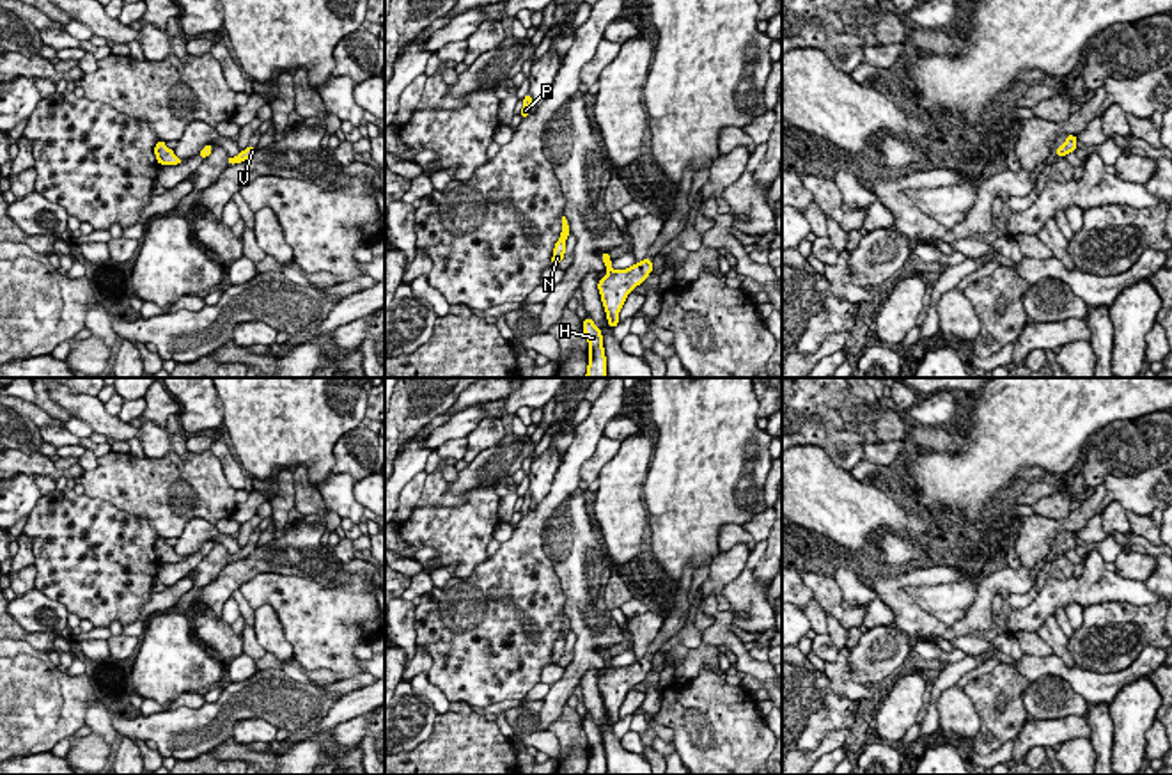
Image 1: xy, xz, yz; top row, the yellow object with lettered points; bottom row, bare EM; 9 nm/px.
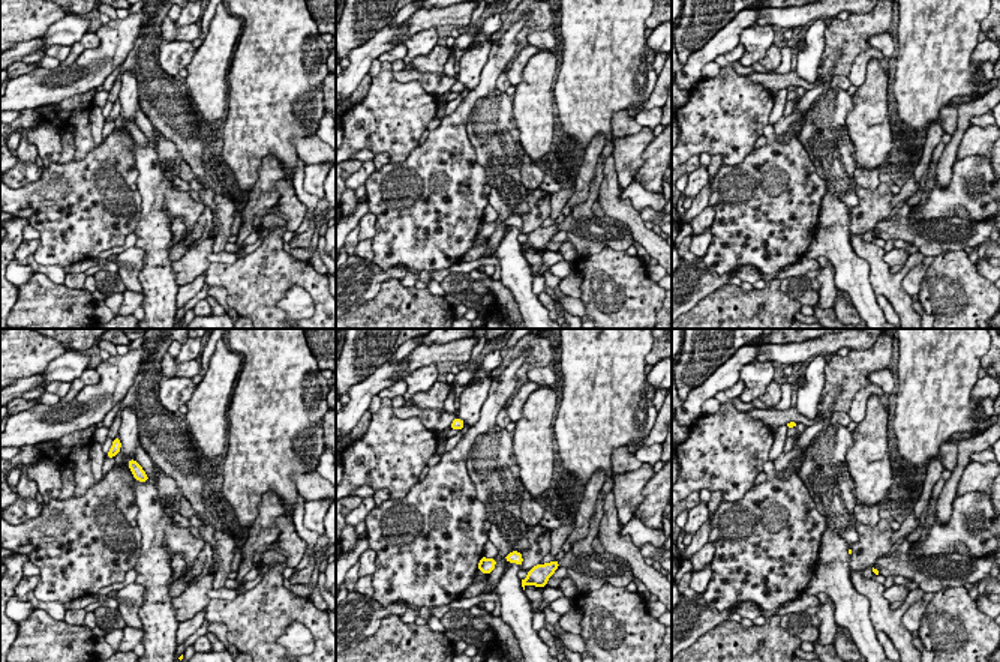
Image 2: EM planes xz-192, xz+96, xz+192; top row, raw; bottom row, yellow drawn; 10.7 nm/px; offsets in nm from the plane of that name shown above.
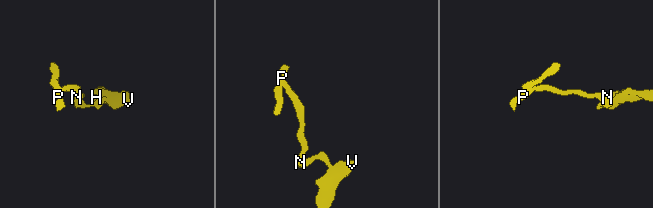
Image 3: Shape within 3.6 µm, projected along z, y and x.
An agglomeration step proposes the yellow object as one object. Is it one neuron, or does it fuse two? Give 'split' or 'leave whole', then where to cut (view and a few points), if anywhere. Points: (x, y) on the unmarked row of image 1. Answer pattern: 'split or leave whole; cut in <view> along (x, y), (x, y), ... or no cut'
leave whole; no cut

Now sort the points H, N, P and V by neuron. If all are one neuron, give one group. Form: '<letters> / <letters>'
H N P V

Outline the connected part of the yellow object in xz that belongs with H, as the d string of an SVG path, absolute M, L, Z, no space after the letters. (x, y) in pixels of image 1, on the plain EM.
M590 715L583 716L583 731L589 740L589 763L585 775L606 775L606 754L603 731Z

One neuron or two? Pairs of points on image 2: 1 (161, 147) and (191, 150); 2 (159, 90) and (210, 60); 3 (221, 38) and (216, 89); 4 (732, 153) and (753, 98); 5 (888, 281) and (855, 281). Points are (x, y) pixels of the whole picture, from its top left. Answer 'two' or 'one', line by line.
1: two
2: one
3: one
4: one
5: two

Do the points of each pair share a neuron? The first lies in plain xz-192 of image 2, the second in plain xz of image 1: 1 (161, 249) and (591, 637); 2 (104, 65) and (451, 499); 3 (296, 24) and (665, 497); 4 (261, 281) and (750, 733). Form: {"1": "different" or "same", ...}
{"1": "different", "2": "same", "3": "same", "4": "same"}

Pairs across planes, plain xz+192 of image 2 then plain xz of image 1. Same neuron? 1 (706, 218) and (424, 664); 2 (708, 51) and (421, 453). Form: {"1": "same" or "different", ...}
{"1": "same", "2": "same"}

